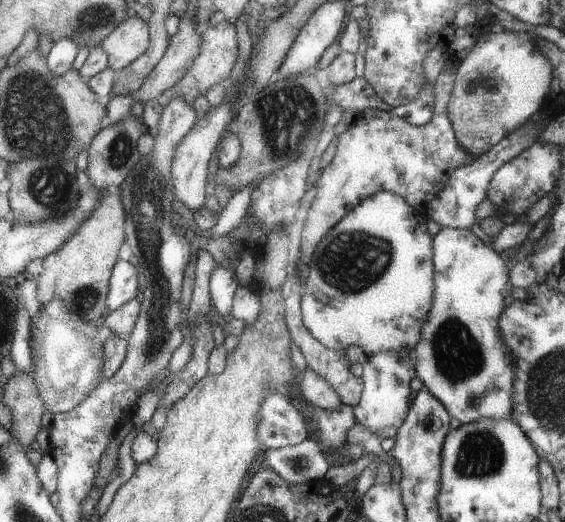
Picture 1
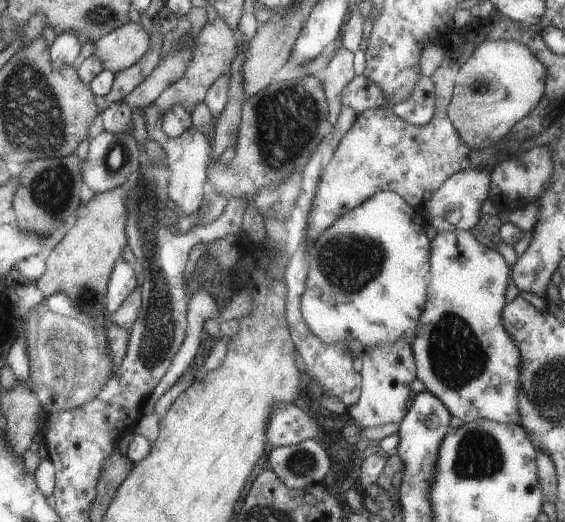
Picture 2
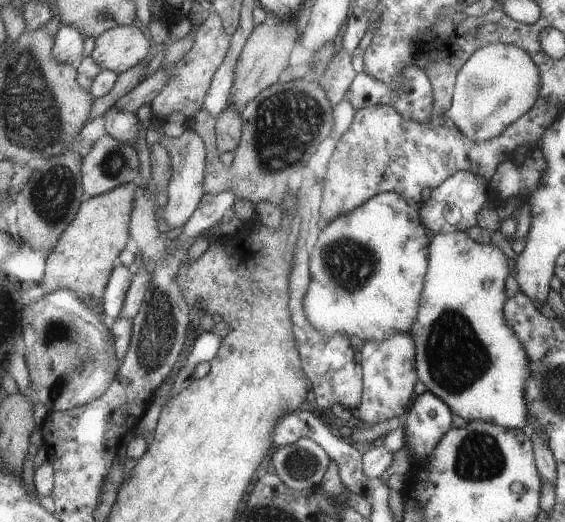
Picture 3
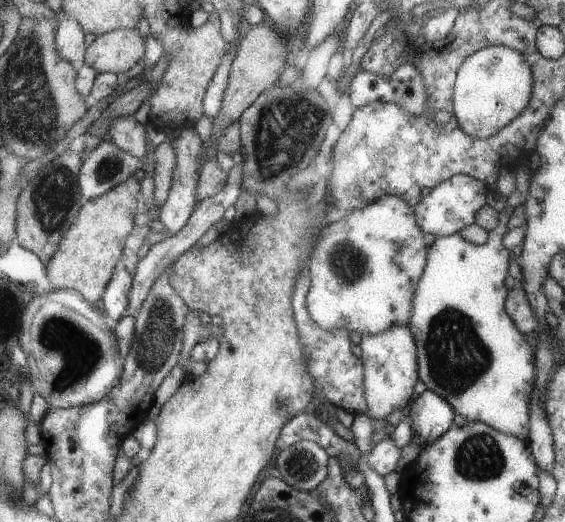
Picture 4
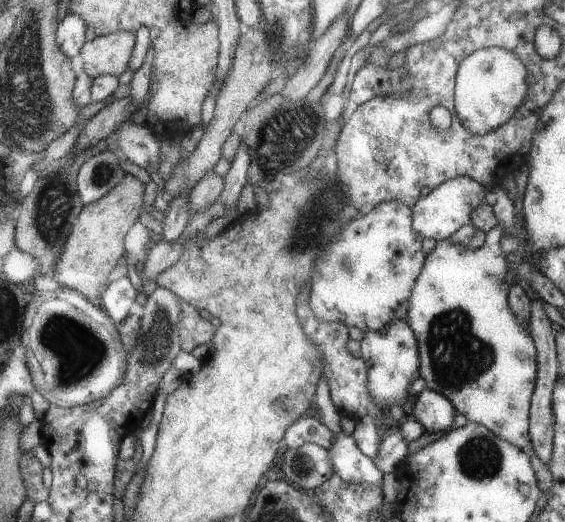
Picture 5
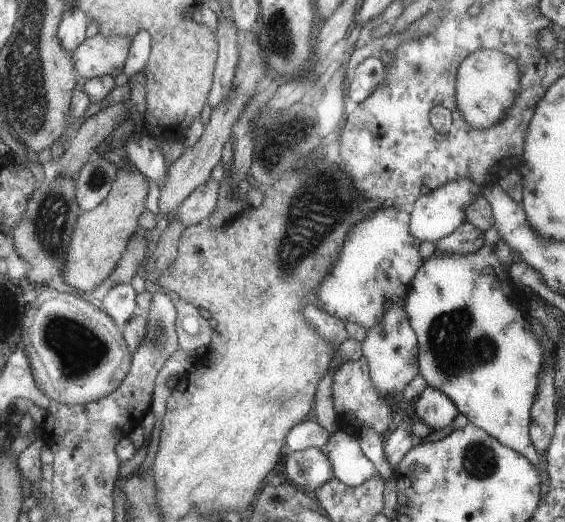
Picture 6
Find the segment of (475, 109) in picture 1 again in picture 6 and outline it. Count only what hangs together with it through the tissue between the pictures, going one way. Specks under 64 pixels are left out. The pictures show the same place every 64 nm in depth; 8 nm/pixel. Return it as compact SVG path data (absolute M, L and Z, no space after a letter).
M479 49L462 60L455 90L462 119L474 129L486 129L498 123L517 99L521 91L521 70L510 56L495 49Z

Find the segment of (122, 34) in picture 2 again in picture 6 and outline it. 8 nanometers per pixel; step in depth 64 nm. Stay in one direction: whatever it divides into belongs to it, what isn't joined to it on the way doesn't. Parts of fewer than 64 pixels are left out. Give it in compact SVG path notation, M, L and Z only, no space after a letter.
M98 32L95 36L85 37L71 53L81 80L117 76L122 72L131 43L132 37L125 35L105 36Z

